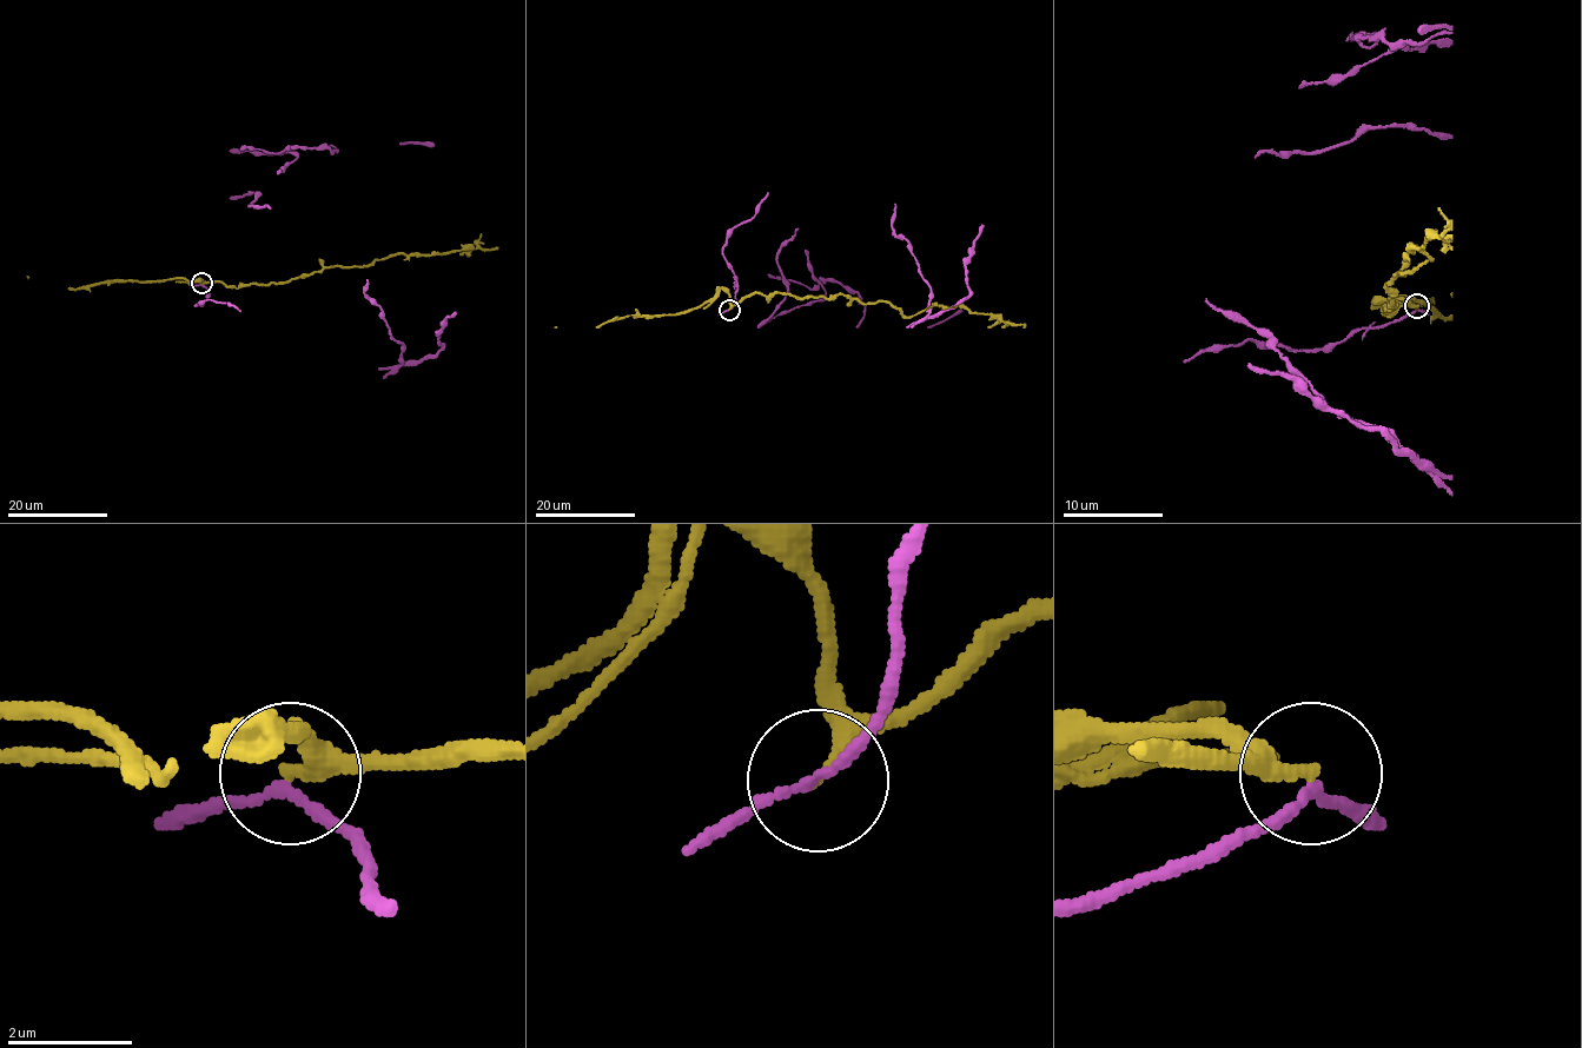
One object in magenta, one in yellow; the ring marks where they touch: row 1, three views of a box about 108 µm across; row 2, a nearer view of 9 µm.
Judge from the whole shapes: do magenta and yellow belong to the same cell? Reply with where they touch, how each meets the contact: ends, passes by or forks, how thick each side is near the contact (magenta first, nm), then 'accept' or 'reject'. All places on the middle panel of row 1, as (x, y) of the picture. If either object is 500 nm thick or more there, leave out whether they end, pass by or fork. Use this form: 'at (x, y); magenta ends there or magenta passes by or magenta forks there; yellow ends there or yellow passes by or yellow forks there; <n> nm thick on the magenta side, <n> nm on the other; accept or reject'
at (729, 310); magenta passes by; yellow ends there; 140 nm thick on the magenta side, 240 nm on the other; reject

